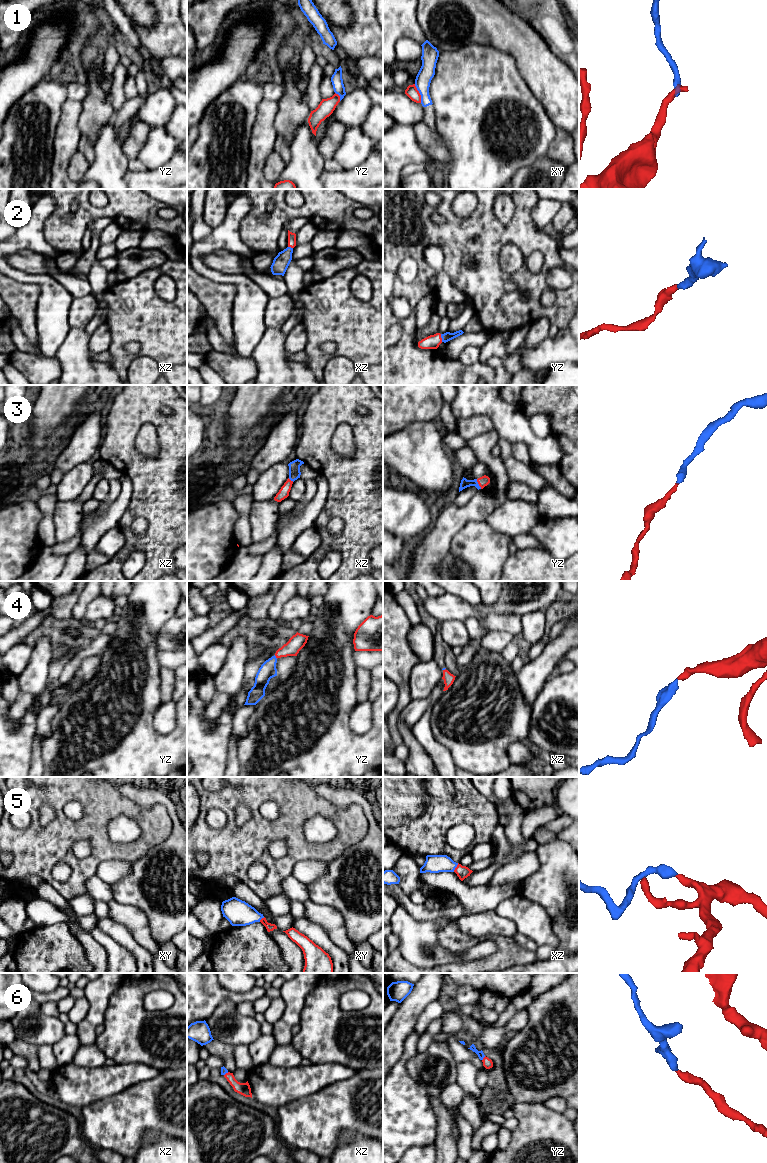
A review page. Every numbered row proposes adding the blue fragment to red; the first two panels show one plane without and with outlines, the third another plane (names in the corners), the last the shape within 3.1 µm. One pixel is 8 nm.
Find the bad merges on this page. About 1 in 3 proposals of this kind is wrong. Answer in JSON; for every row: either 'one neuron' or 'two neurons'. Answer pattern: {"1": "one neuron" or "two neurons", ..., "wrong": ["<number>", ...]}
{"1": "two neurons", "2": "one neuron", "3": "one neuron", "4": "one neuron", "5": "one neuron", "6": "one neuron", "wrong": ["1"]}

